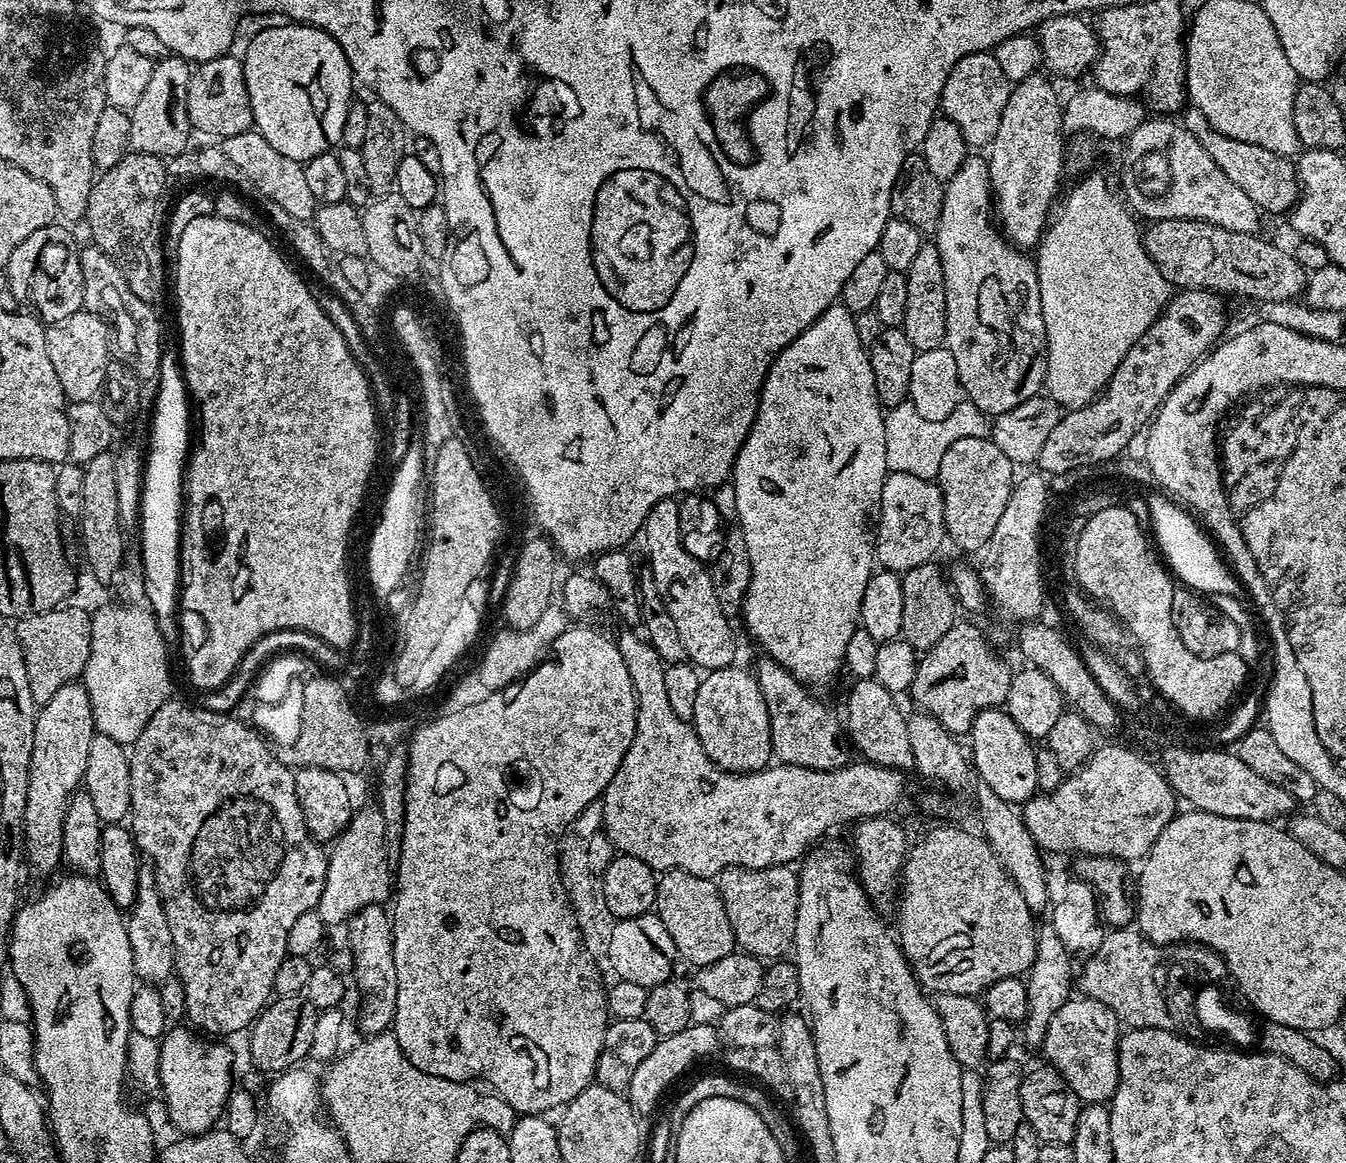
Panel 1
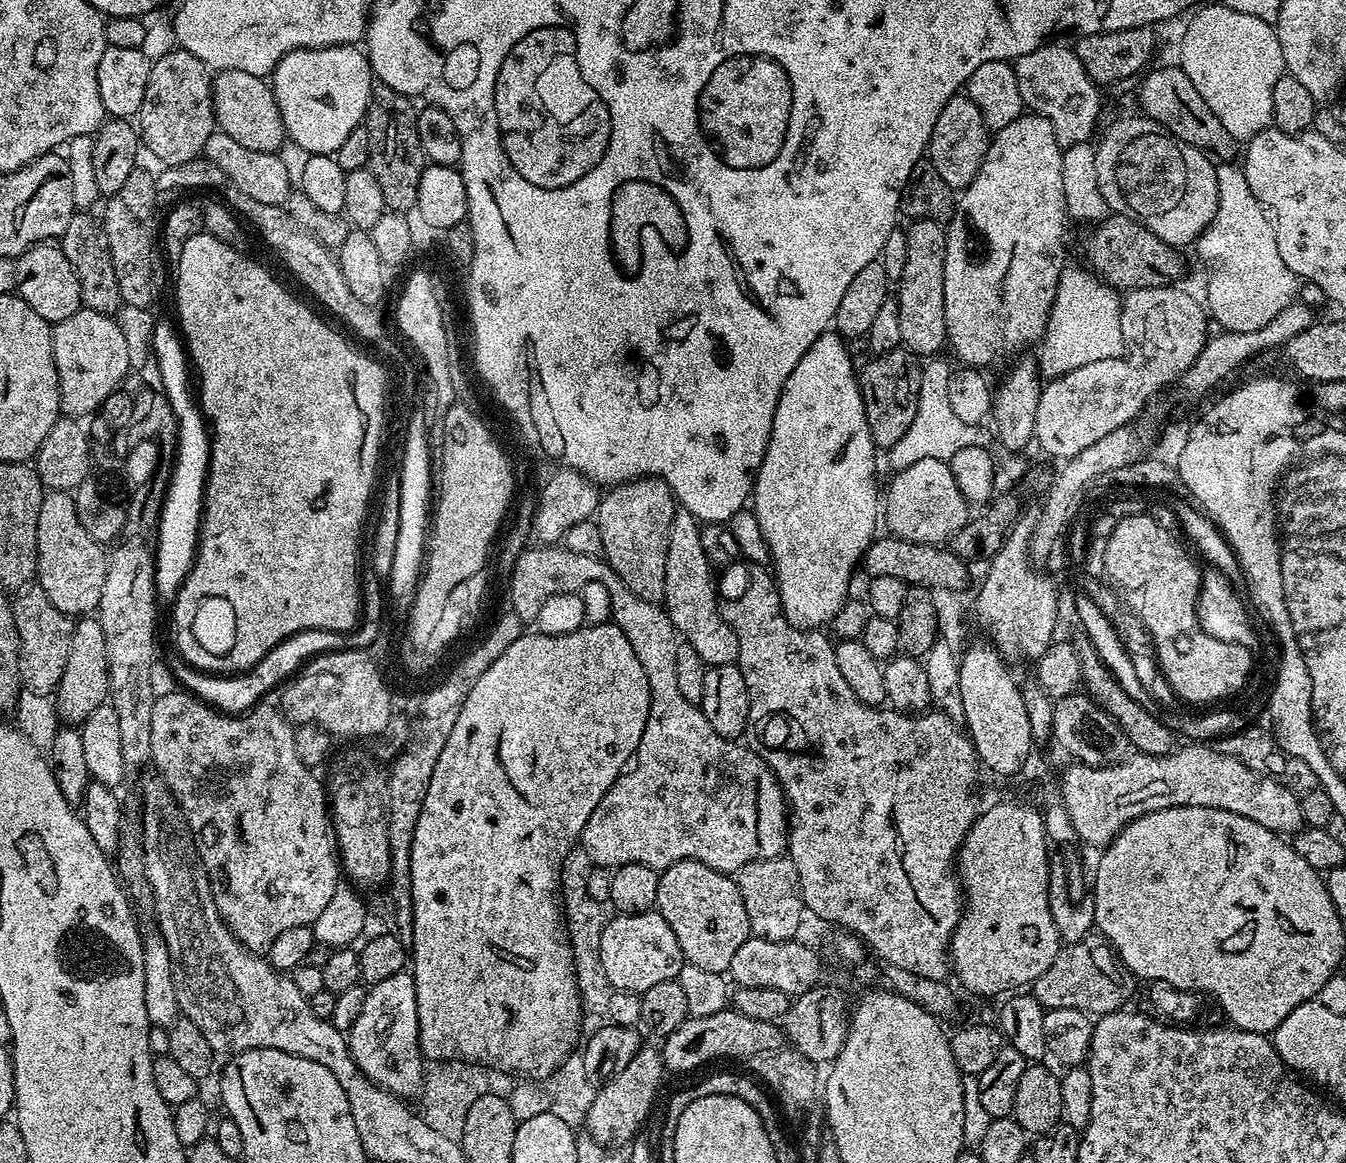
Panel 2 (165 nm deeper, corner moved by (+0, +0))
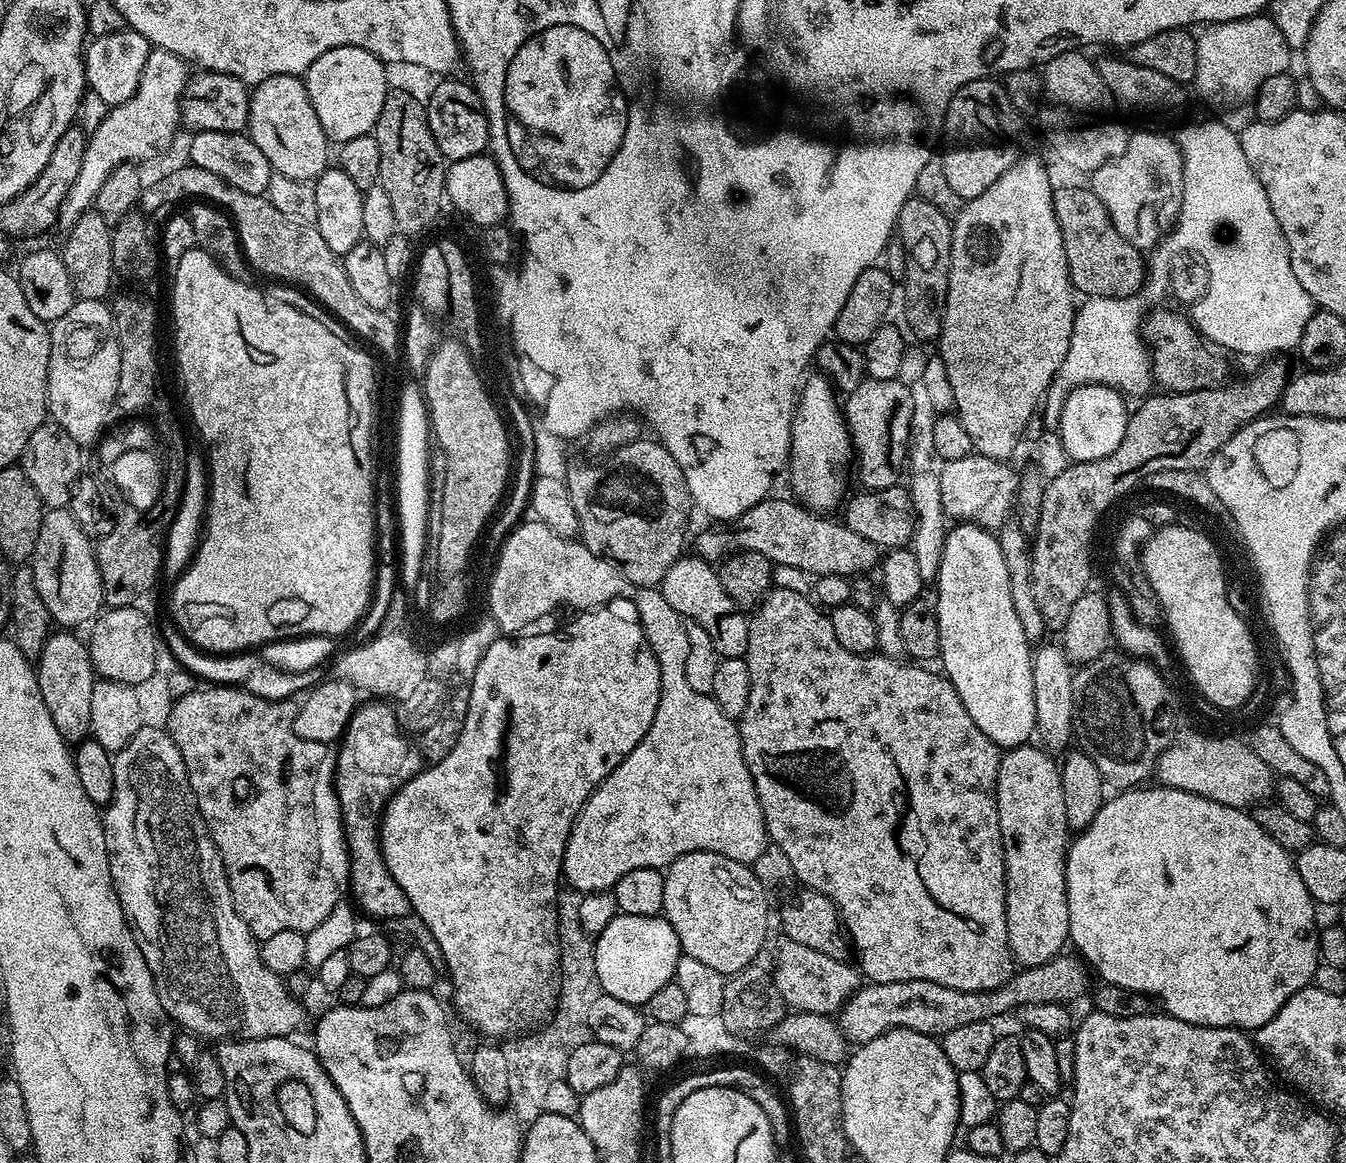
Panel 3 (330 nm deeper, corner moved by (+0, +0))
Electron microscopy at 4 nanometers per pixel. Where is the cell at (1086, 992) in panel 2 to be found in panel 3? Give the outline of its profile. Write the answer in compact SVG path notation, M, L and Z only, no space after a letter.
M1068 955L1056 956L1050 962L1039 964L1037 968L1017 971L1001 988L989 992L954 990L950 986L938 986L938 982L925 980L885 984L868 982L840 1009L838 1023L849 1045L859 1046L886 1034L889 1028L909 1028L918 1034L943 1038L950 1030L958 1030L958 1026L966 1026L970 1022L995 1021L996 1016L1010 1011L1012 1007L1015 1009L1025 1004L1064 1004L1068 1000L1078 999L1084 991L1089 991L1089 973L1075 955Z

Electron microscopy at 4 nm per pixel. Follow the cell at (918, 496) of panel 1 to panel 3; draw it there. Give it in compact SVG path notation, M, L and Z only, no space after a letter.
M977 454L949 460L940 468L941 498L944 513L956 522L979 524L981 528L999 530L1009 523L1017 507L1020 477L1011 463Z

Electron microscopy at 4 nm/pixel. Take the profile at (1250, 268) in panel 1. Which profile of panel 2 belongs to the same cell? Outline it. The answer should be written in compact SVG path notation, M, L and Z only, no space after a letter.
M1105 215L1095 225L1084 244L1087 267L1095 272L1105 284L1117 290L1134 288L1163 288L1169 283L1168 276L1180 276L1184 272L1181 253L1172 245L1162 242L1146 226L1134 222L1128 216Z

